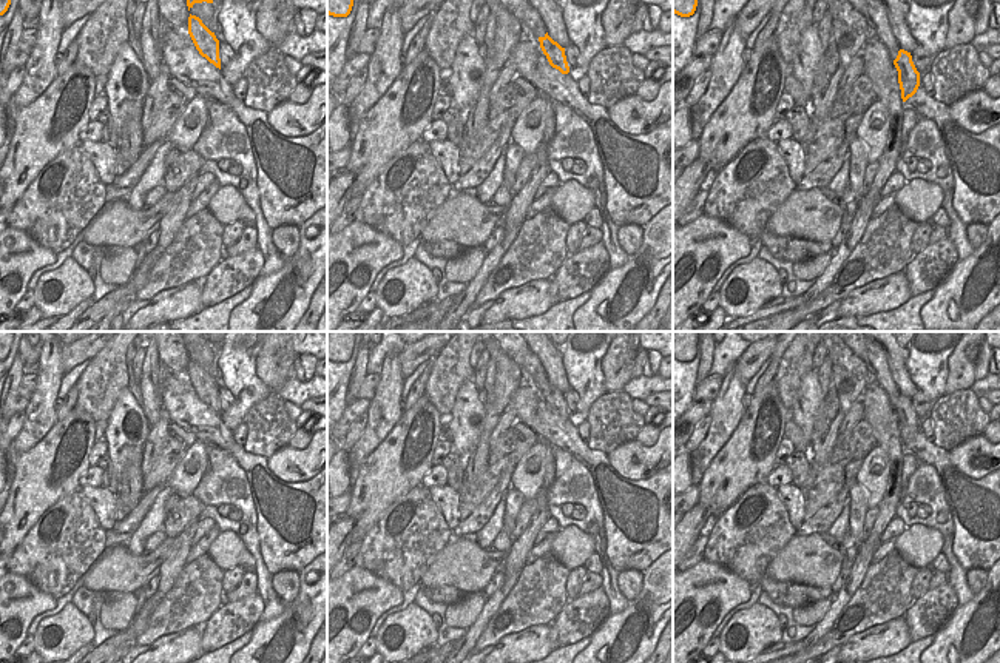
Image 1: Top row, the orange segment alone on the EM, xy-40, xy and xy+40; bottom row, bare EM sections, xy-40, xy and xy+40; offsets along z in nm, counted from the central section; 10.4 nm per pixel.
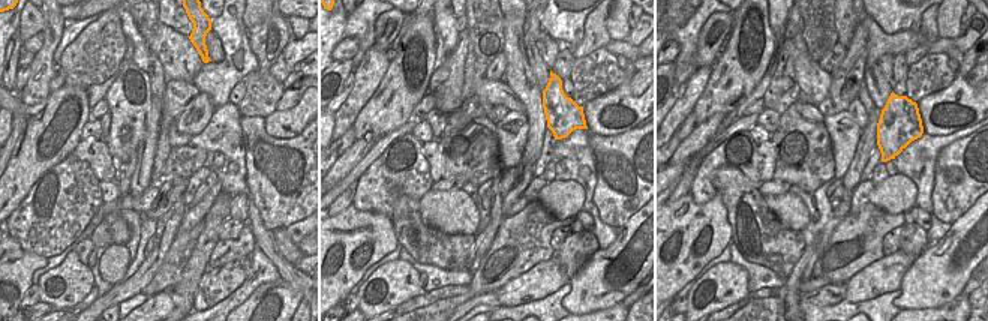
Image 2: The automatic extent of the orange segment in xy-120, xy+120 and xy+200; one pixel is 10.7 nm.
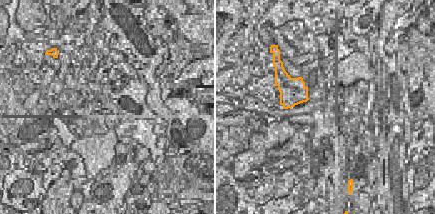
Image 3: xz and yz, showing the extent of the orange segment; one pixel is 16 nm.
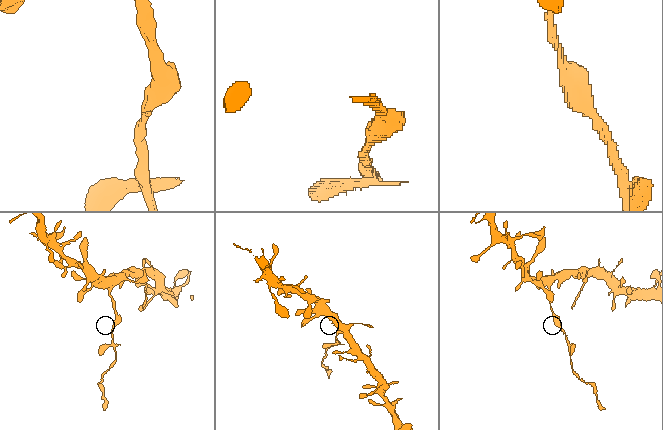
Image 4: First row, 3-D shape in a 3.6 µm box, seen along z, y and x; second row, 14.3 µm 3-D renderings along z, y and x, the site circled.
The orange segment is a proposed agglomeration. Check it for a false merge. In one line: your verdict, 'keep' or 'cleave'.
cleave

